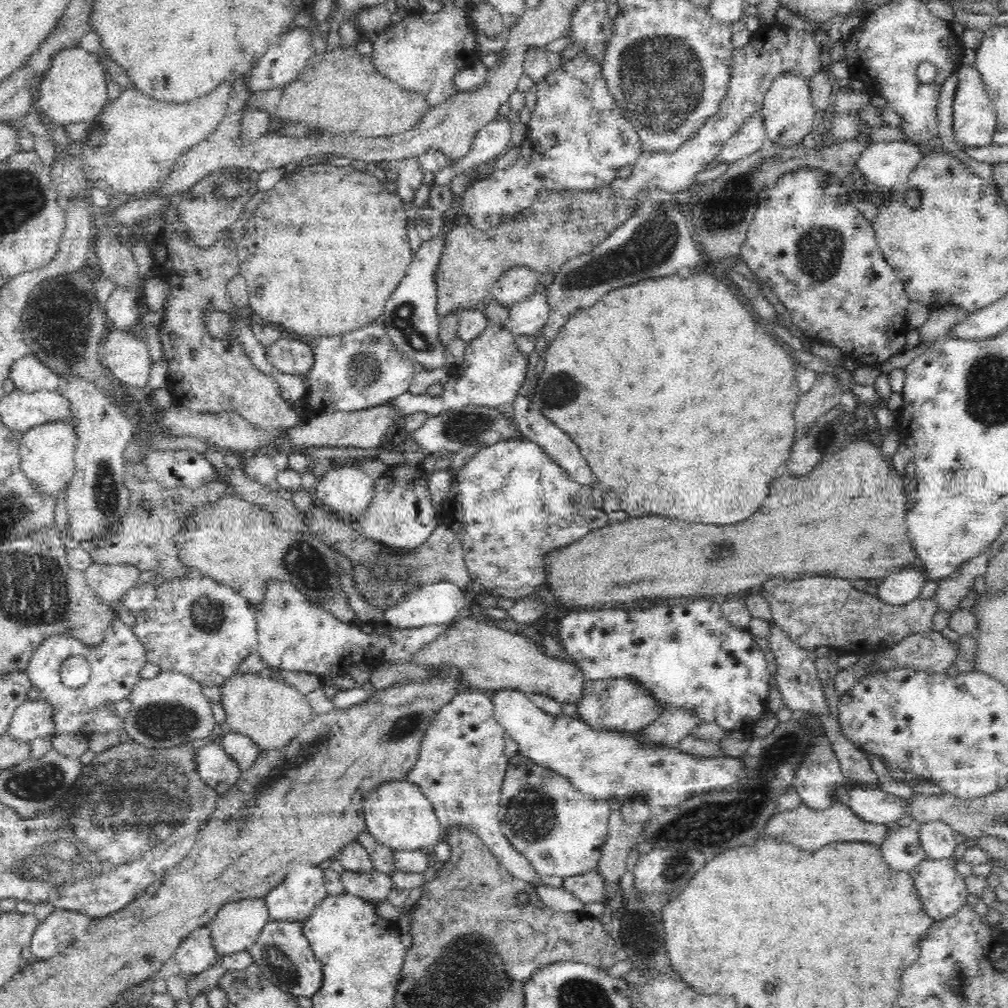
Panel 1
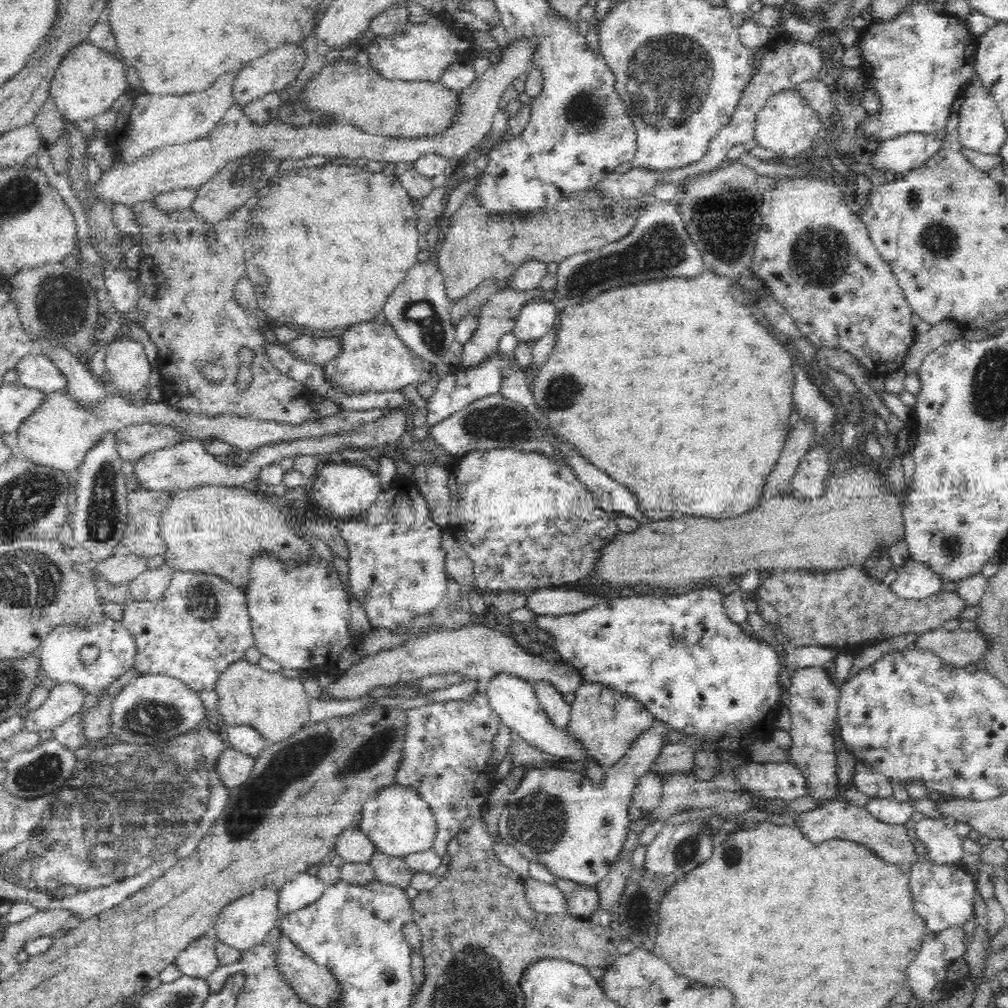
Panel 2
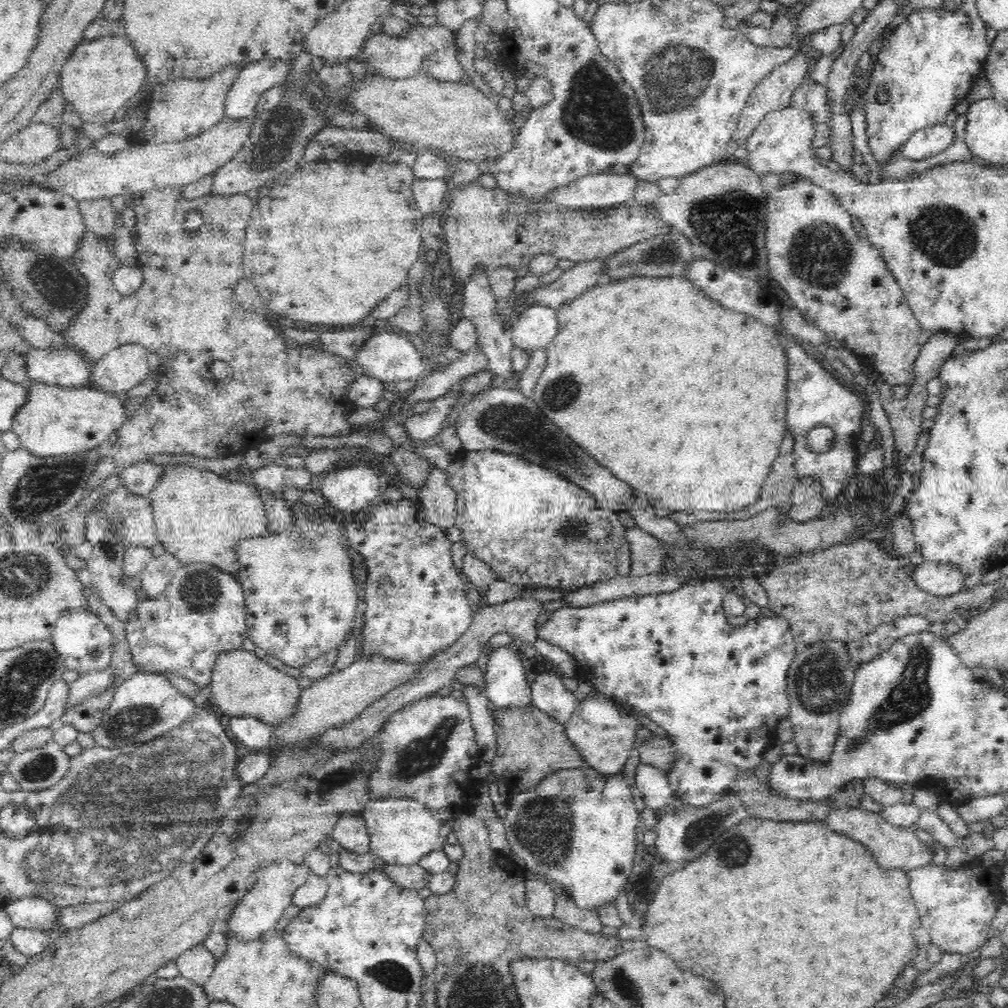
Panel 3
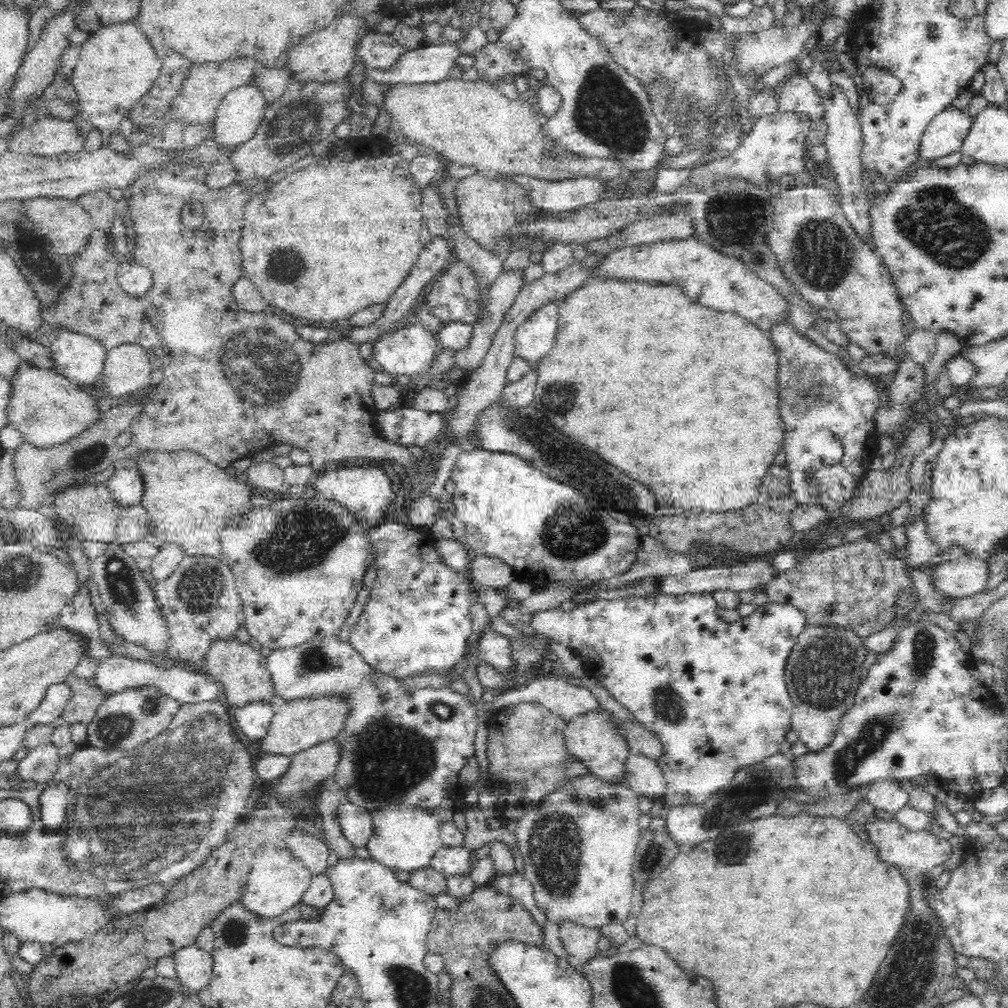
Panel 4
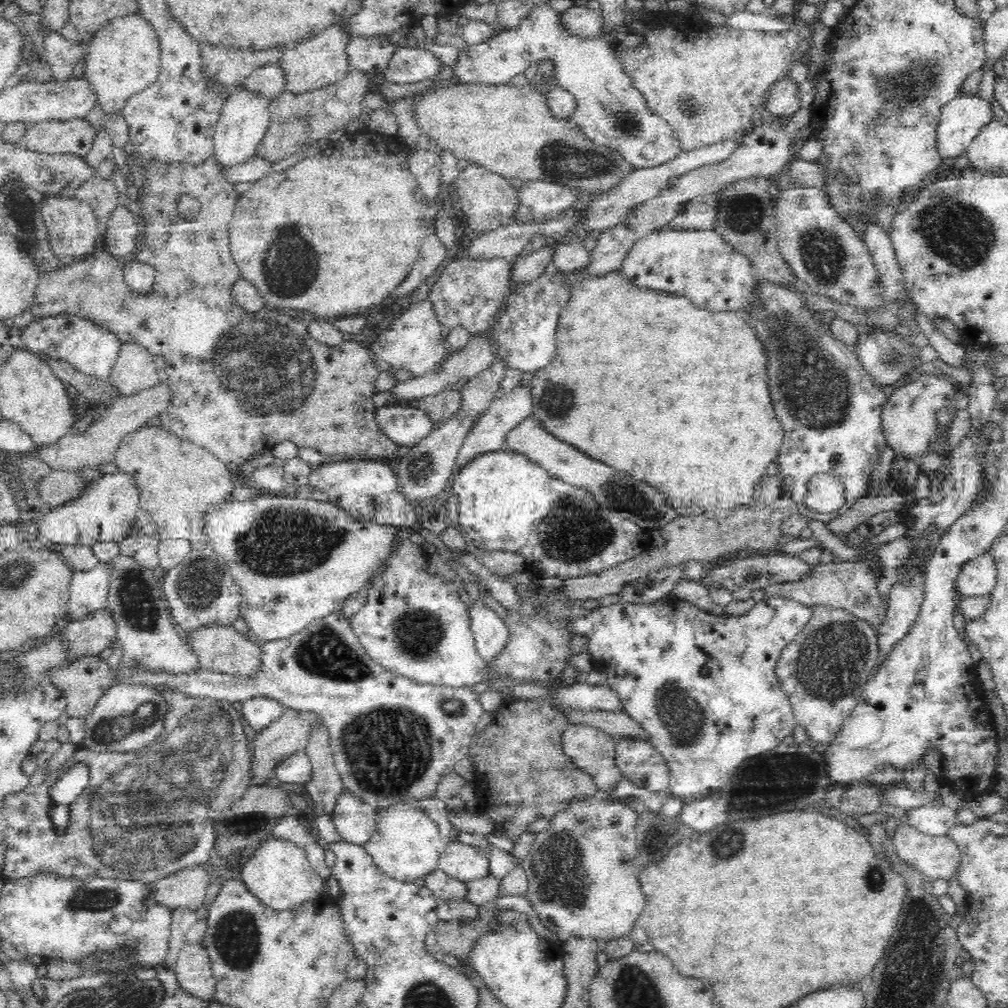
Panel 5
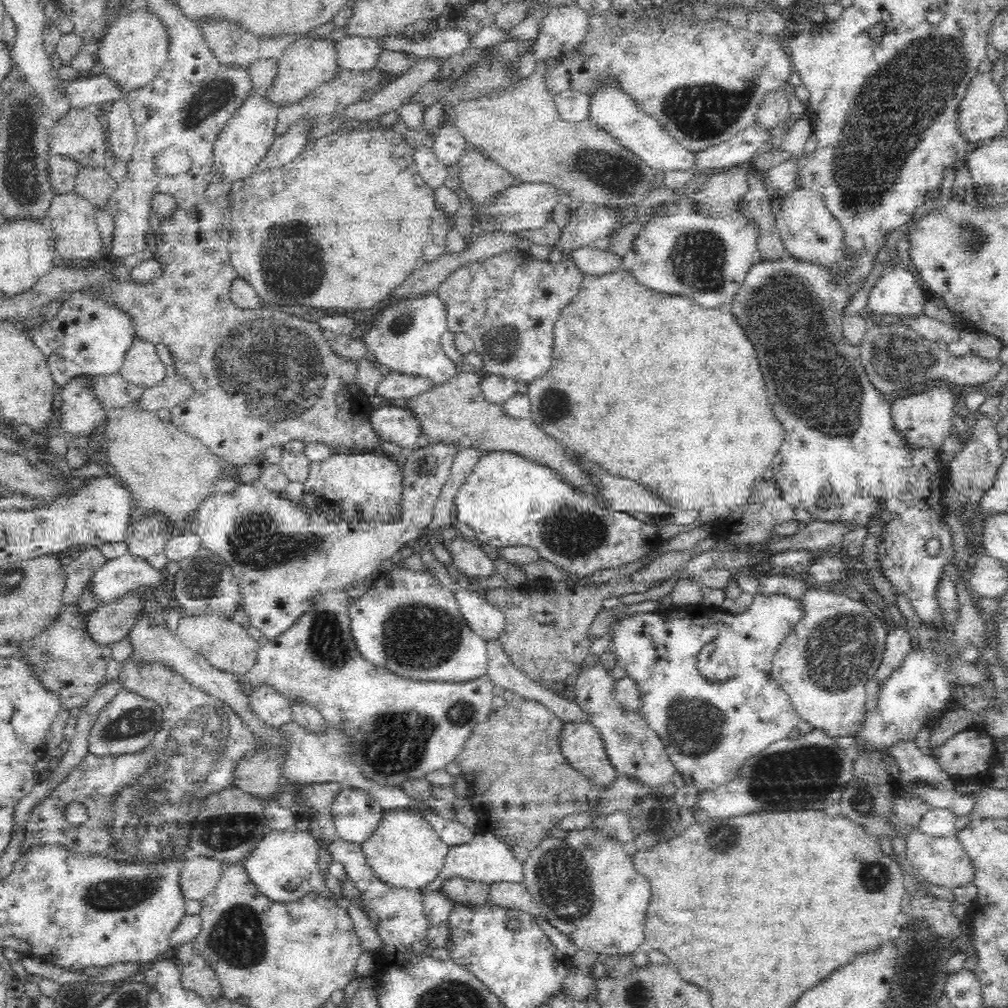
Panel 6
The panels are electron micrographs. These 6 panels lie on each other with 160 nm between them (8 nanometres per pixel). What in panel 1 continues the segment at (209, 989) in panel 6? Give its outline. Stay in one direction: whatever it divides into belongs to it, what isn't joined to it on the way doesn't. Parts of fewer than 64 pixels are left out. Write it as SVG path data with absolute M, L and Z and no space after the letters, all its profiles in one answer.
M208 926L196 929L188 934L174 955L178 961L179 972L188 977L202 974L205 970L219 964L218 951L212 943Z

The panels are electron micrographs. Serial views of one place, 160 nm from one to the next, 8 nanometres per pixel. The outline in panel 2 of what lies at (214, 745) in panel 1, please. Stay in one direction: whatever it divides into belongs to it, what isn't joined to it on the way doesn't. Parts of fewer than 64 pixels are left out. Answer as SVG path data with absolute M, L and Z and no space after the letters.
M234 749L224 750L224 754L219 758L219 765L216 770L219 771L220 779L224 781L229 789L244 784L252 774L256 766L257 757L251 754L244 754Z

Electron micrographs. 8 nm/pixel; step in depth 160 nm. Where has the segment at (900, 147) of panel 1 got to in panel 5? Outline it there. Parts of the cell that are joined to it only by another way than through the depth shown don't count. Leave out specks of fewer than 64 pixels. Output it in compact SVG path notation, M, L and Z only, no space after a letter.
M960 93L948 102L937 127L940 155L948 159L967 151L981 131L996 120L992 107L991 102L978 93Z

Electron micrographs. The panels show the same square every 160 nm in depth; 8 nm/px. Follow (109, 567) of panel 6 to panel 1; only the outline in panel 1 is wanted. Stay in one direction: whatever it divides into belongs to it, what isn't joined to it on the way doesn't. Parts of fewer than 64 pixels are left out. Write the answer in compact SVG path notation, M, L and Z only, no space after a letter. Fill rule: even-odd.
M114 620L108 628L101 643L96 646L86 644L70 634L49 636L36 648L27 669L30 681L41 694L44 701L56 705L56 734L66 732L122 732L124 719L116 716L110 709L121 700L126 700L132 687L140 680L140 671L147 664L143 644L130 626L122 620ZM84 656L90 664L91 675L84 686L70 688L64 684L60 676L62 664L71 657Z

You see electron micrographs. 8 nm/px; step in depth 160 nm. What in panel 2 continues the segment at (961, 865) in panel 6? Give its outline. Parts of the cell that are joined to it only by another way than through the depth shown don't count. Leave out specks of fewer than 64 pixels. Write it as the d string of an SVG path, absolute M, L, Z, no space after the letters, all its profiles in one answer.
M839 797L822 803L816 809L810 809L791 821L800 826L810 841L819 843L828 839L849 840L869 848L878 858L888 864L903 869L911 867L920 861L920 855L912 845L908 830L903 825L893 825L880 821L865 807L851 804L845 798Z

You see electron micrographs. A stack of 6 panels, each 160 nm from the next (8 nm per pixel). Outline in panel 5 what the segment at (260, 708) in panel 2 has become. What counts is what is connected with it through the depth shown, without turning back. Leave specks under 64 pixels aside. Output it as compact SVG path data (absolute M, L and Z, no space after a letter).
M213 623L212 626L200 626L196 630L191 630L184 637L206 670L230 673L233 676L252 676L261 669L261 643L256 640L250 641L232 625L221 626L219 623Z

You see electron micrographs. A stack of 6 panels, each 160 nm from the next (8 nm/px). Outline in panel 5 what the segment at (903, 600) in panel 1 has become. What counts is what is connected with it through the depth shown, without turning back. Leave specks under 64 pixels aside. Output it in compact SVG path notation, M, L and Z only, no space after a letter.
M990 554L972 558L962 566L958 578L958 591L961 597L989 596L997 586L997 566Z

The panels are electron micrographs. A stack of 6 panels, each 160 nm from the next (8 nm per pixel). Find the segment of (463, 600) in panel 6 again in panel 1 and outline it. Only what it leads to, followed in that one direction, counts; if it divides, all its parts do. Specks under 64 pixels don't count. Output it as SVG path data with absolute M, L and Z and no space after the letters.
M504 687L495 691L493 698L493 715L498 725L505 729L518 743L519 754L540 766L548 767L570 779L576 788L591 794L597 799L606 799L608 803L623 804L626 799L646 799L653 810L658 807L676 806L688 797L718 788L740 785L750 782L747 766L740 757L720 754L715 757L697 757L681 753L676 747L658 749L656 746L643 746L639 742L639 733L609 733L600 729L594 731L577 716L564 714L552 716L534 704L528 694L521 690Z

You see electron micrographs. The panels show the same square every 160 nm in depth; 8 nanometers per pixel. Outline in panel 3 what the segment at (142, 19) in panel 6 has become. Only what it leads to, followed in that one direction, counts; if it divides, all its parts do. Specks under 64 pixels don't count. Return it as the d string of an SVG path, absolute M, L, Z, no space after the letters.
M128 35L103 36L92 40L84 40L74 49L68 58L66 66L60 72L60 89L64 93L64 100L70 102L80 117L86 123L106 124L115 122L117 113L125 110L126 105L132 101L148 82L148 65L136 51L136 45L130 41Z

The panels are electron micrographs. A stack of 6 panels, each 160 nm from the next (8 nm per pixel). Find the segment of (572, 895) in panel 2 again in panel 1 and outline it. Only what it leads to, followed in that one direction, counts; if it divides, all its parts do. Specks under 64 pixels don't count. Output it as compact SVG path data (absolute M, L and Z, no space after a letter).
M597 871L565 878L563 887L584 904L607 902L610 896L607 894L604 879Z

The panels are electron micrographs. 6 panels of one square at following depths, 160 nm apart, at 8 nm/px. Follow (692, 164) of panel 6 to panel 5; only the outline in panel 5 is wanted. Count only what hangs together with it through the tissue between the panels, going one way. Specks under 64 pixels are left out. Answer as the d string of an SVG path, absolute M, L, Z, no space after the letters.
M550 2L542 4L534 8L520 24L509 25L505 30L498 30L497 33L492 34L487 41L460 49L458 60L452 67L453 84L507 85L514 76L522 74L532 63L552 60L554 78L558 80L558 84L566 87L578 102L575 114L568 118L570 123L578 124L595 144L608 146L618 151L626 157L628 162L631 162L635 169L661 166L676 158L683 151L681 143L676 139L670 125L660 116L652 114L642 93L633 87L632 79L617 59L616 49L610 47L606 39L591 40L570 36L561 27L559 14L560 12L551 7Z

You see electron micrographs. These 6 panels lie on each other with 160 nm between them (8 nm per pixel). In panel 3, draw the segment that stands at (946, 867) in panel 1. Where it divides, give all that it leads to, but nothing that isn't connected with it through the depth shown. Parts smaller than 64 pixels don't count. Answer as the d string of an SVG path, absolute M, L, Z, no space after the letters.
M975 857L954 871L945 864L937 866L934 863L907 871L912 898L921 916L921 927L942 952L970 954L990 940L992 922L1003 902L999 887L1001 868L1002 865L985 868L979 857Z

